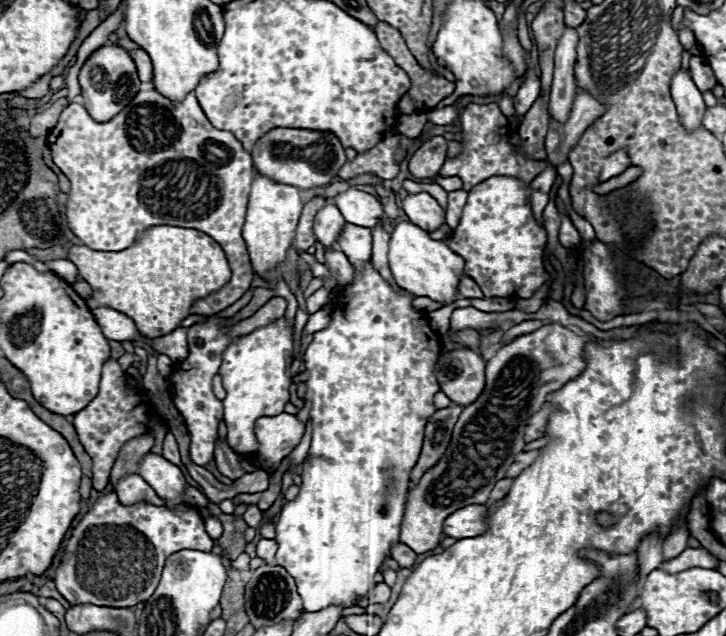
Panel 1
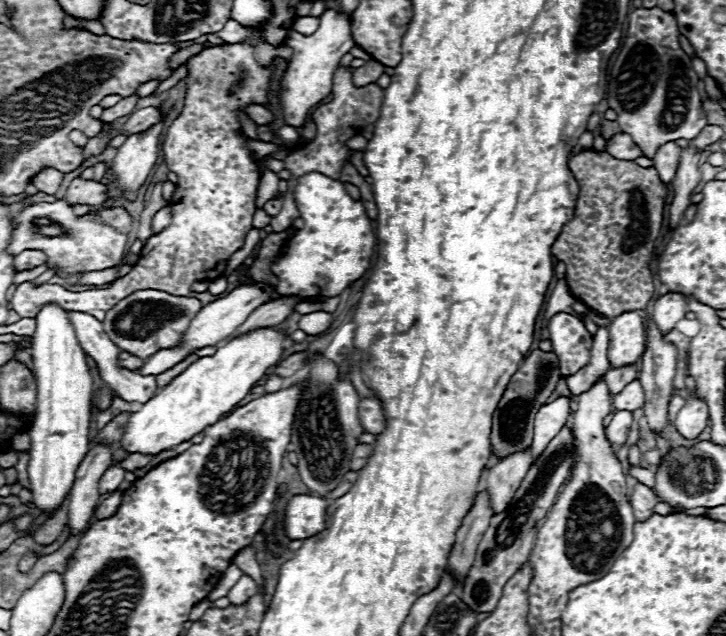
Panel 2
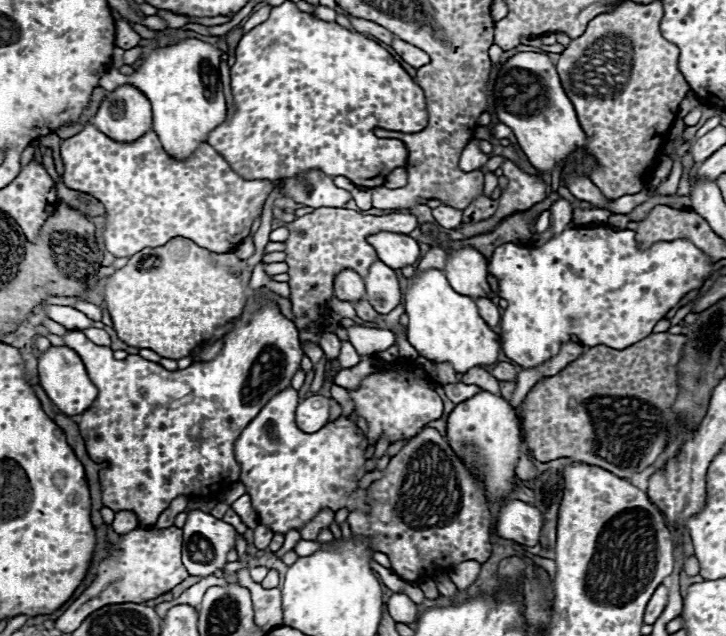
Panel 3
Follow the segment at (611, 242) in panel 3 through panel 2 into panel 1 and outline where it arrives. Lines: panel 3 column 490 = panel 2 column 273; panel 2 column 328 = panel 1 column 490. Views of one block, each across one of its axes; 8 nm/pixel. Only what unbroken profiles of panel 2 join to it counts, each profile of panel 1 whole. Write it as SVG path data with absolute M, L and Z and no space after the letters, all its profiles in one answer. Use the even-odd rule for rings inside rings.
M492 176L468 192L460 224L454 228L448 246L456 254L464 256L464 274L472 276L472 280L480 284L486 298L530 298L550 280L542 262L546 230L536 224L528 198L530 186L510 176Z

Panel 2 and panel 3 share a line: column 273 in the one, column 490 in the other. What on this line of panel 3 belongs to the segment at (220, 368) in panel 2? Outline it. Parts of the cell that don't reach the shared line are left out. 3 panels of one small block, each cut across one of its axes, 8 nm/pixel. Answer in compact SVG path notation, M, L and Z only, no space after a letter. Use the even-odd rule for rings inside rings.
M426 270L420 276L412 276L404 292L404 306L410 318L408 342L420 356L438 364L448 362L456 374L466 374L474 366L492 366L498 362L498 334L480 318L470 296L462 296L450 288L442 270Z

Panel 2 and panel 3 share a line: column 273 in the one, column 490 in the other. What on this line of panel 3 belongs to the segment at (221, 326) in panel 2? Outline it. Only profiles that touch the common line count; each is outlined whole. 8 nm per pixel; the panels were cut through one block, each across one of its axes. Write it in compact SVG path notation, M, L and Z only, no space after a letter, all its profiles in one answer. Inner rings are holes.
M466 246L456 252L448 252L446 278L450 286L470 298L490 298L492 290L488 286L488 262L474 248Z

